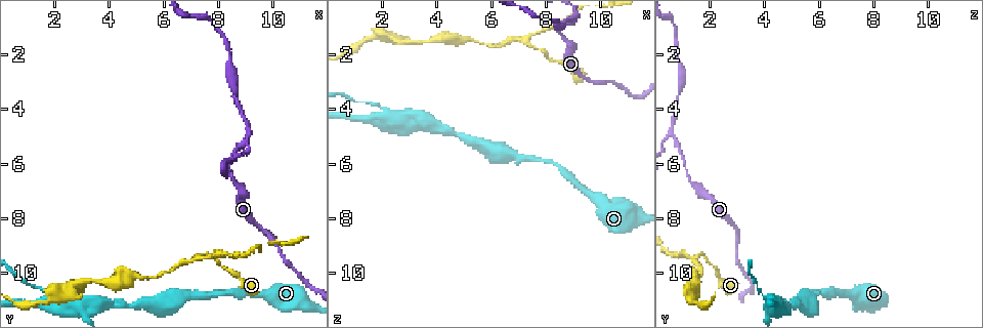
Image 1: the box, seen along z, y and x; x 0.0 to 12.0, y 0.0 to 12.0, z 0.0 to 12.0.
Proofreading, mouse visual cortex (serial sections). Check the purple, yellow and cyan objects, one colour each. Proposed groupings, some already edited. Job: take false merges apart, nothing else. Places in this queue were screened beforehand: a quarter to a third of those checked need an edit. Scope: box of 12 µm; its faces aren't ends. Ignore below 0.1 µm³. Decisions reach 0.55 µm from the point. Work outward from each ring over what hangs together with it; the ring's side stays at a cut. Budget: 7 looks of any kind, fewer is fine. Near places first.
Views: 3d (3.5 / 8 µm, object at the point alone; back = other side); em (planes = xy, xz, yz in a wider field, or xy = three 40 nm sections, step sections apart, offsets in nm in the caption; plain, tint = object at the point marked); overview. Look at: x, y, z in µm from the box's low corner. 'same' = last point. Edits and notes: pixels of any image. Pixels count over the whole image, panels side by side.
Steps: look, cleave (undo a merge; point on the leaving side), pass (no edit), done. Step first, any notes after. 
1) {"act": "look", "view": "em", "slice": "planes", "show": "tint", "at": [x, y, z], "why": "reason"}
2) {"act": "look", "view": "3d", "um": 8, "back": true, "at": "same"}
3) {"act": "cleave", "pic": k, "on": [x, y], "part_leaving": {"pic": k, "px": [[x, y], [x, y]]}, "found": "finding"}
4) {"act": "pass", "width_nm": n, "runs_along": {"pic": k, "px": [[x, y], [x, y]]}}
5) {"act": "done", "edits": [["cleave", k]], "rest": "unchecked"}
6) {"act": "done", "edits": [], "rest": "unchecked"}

{"act": "look", "view": "3d", "um": 3.5, "at": [7.3, 9.4, 1.5], "why": "narrows sharply"}

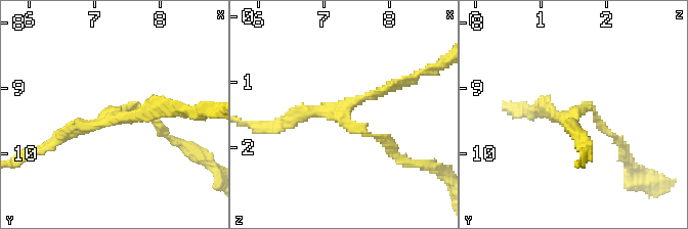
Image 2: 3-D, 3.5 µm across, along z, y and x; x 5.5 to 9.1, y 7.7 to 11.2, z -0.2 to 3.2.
{"act": "look", "view": "em", "slice": "xy", "step": 5, "show": "tint", "at": [7.25, 9.40, 1.55], "arms": 3, "arm_widths_nm": [150, 150, 200], "why": "need the tissue"}

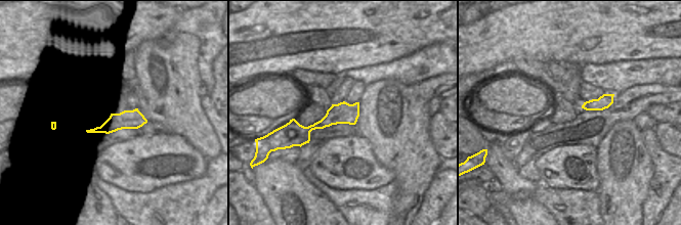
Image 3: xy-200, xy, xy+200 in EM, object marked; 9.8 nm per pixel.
{"act": "pass", "runs_along": {"pic": 3, "px": [[356, 105], [308, 129], [291, 127]]}, "found": "one cell here"}

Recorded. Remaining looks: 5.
{"act": "look", "view": "3d", "um": 3.5, "at": [2.3, 11.0, 4.3], "why": "four arms meet"}

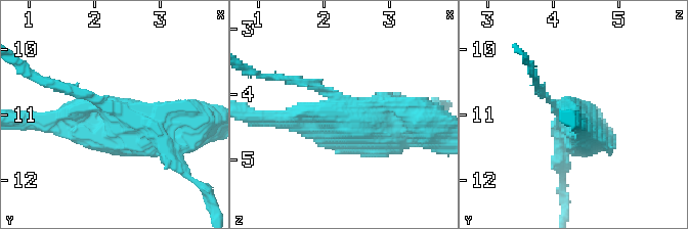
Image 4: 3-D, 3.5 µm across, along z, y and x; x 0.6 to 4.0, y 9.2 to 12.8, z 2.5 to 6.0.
{"act": "cleave", "pic": 4, "on": [300, 81], "found": "two cells meet here"}

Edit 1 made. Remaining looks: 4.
{"act": "look", "view": "overview", "why": "see it whole again"}

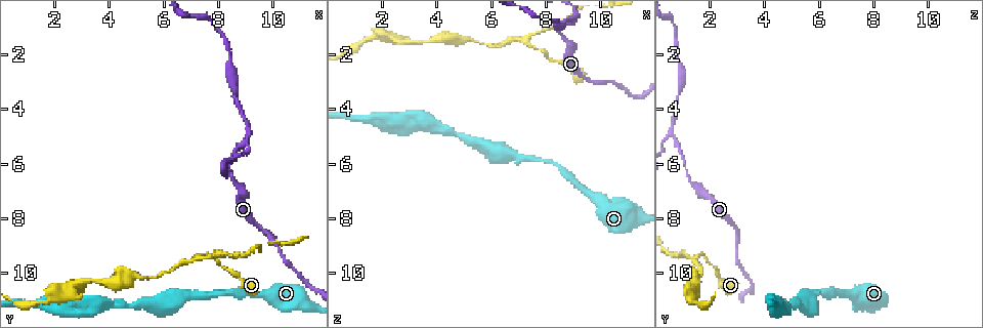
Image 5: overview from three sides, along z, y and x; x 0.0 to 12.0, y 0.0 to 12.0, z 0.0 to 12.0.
{"act": "look", "view": "3d", "um": 3.5, "at": [4.1, 10.3, 1.4], "why": "calibre changes"}

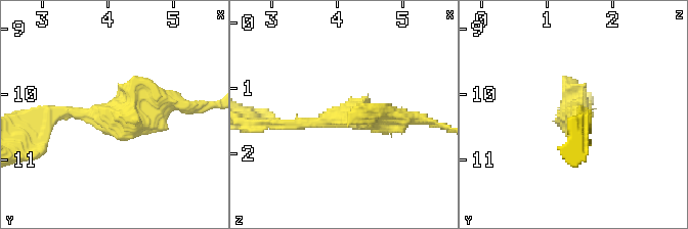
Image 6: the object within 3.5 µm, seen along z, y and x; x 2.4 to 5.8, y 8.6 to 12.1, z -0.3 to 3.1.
{"act": "look", "view": "em", "slice": "xy", "step": 1, "show": "tint", "at": [4.05, 10.30, 1.45], "arm_widths_nm": [150, 250], "why": "shape alone is not enough"}

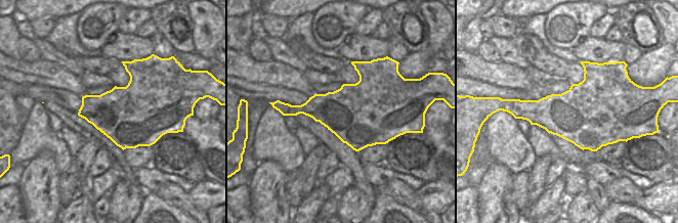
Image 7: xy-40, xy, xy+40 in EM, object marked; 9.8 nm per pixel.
{"act": "pass", "runs_along": {"pic": 6, "px": [[174, 101], [136, 117], [42, 113]]}, "found": "one cell here"}

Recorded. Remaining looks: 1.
{"act": "done", "edits": [["cleave", 4]], "rest": "unchecked"}

